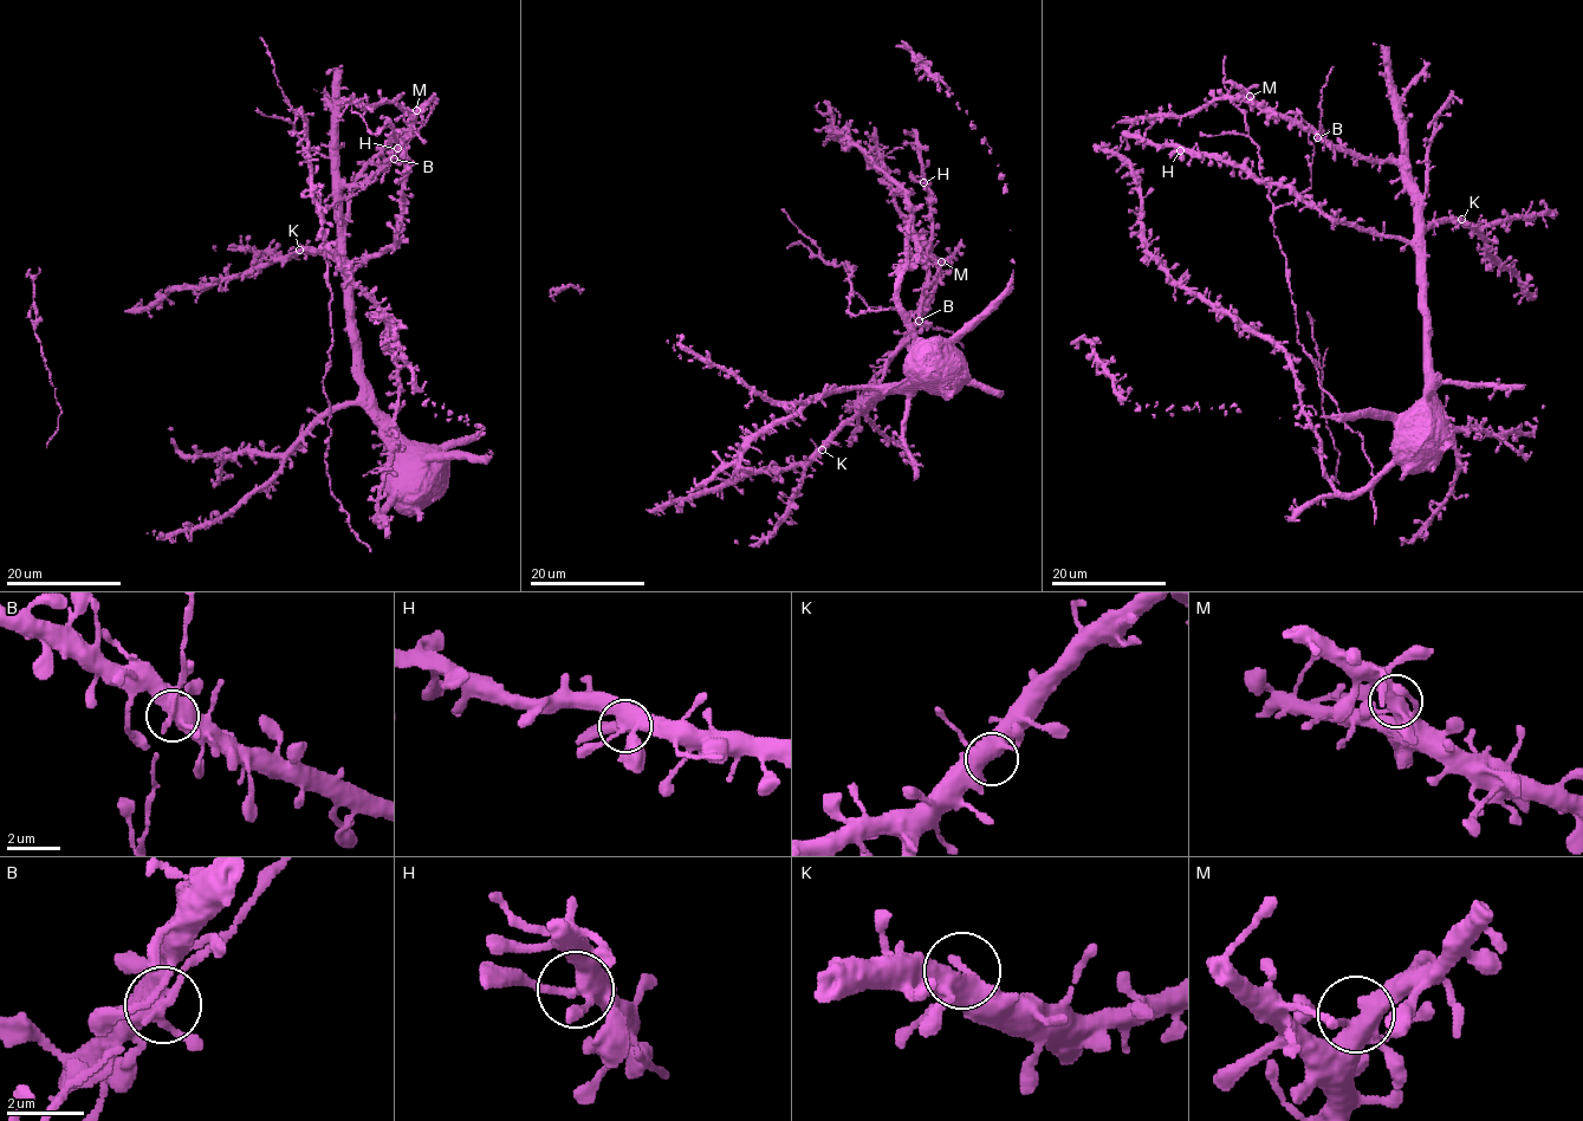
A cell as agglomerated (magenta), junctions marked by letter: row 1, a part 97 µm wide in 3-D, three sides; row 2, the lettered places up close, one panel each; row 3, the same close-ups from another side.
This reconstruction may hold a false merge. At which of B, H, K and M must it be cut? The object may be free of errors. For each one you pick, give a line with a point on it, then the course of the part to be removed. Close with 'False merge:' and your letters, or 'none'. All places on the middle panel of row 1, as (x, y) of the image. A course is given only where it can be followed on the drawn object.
False merge: none

